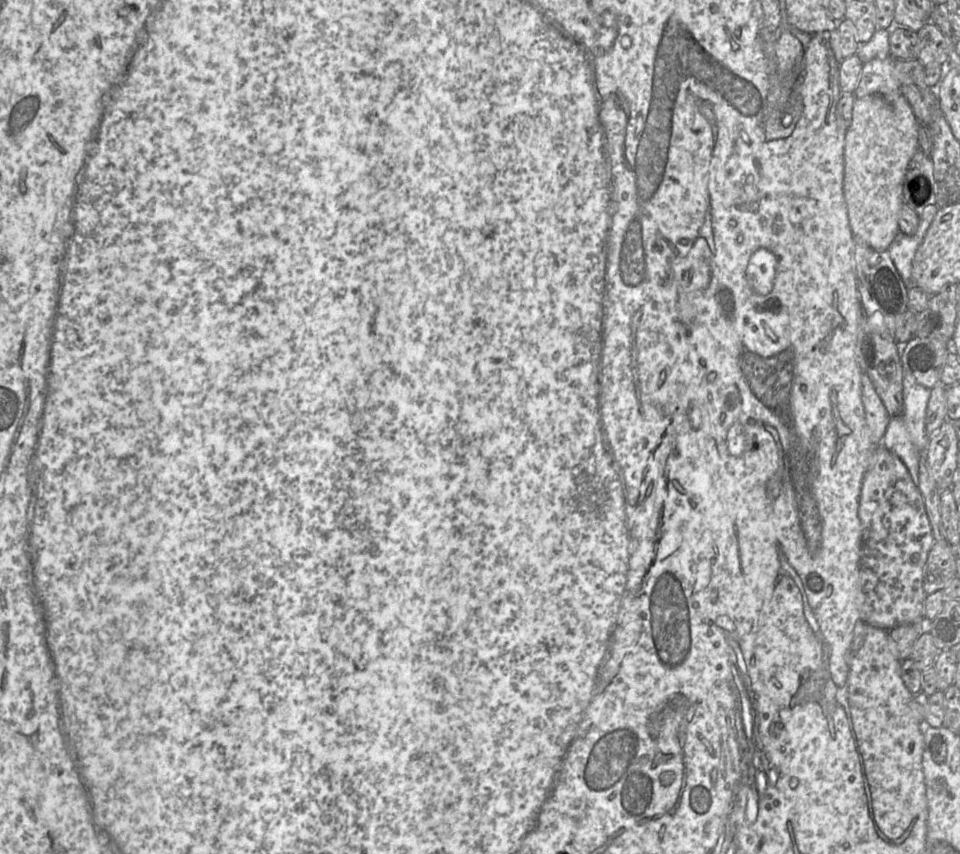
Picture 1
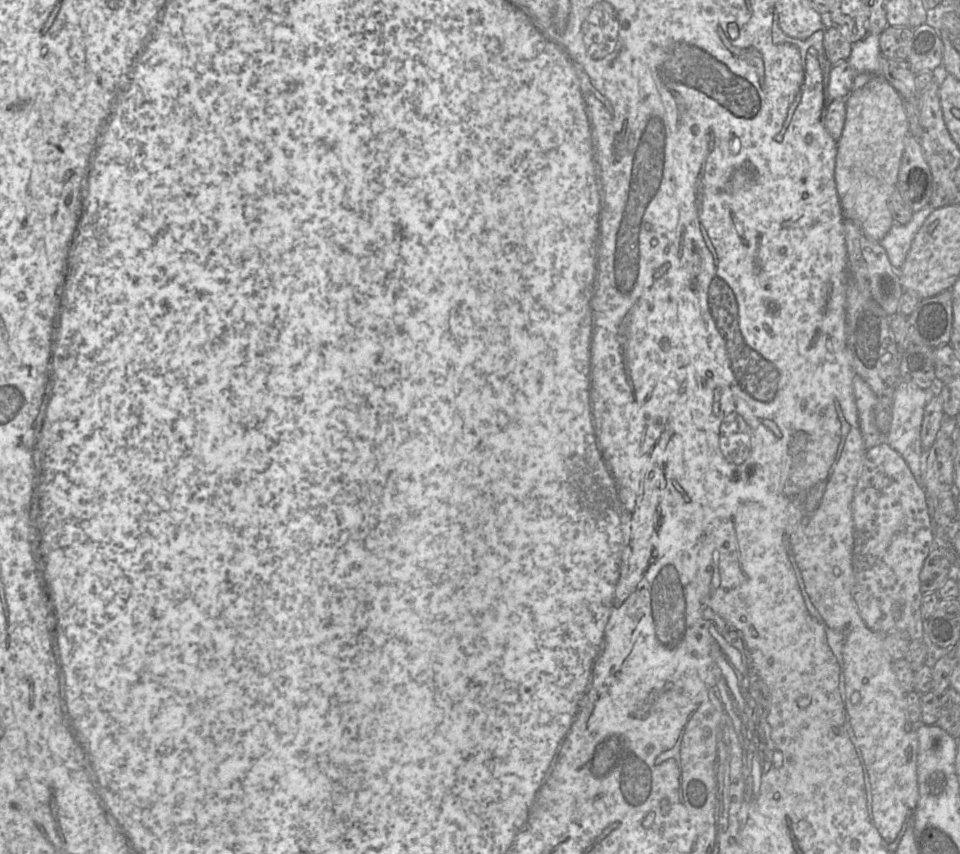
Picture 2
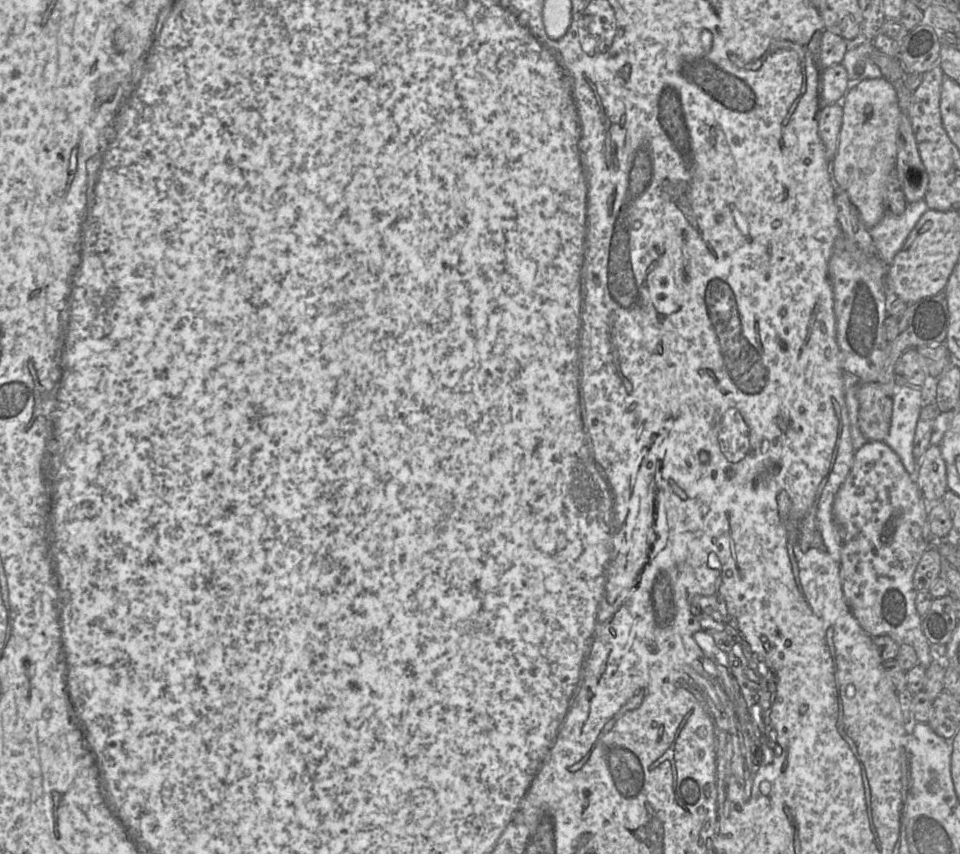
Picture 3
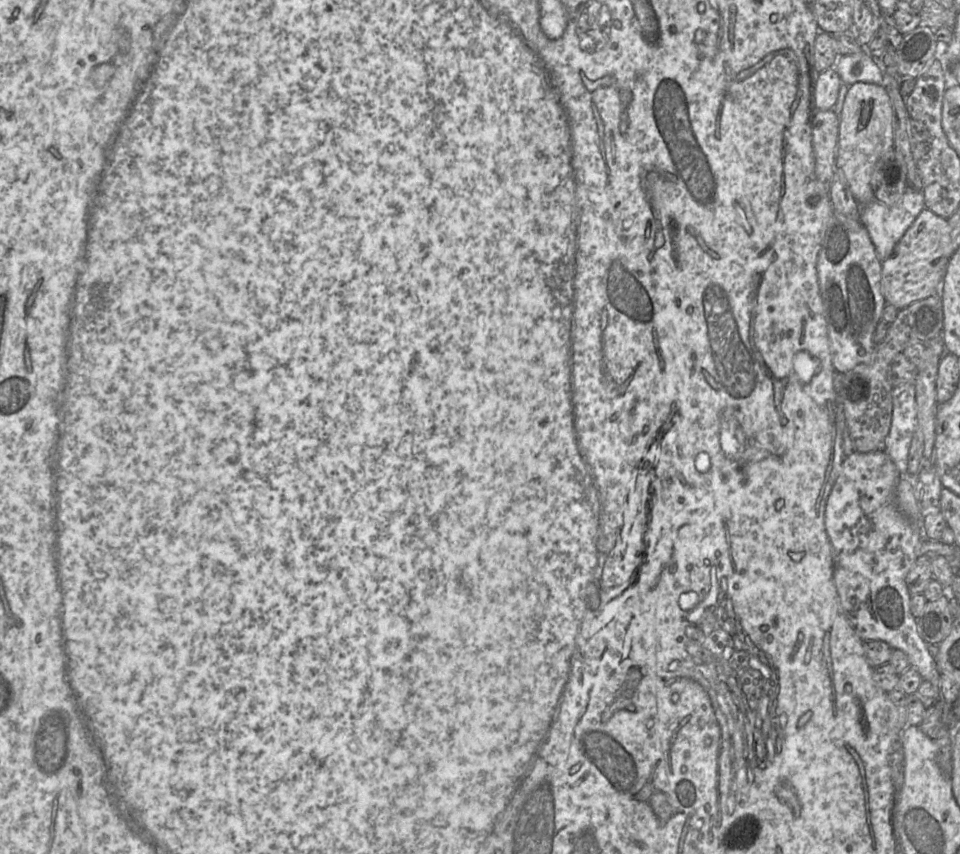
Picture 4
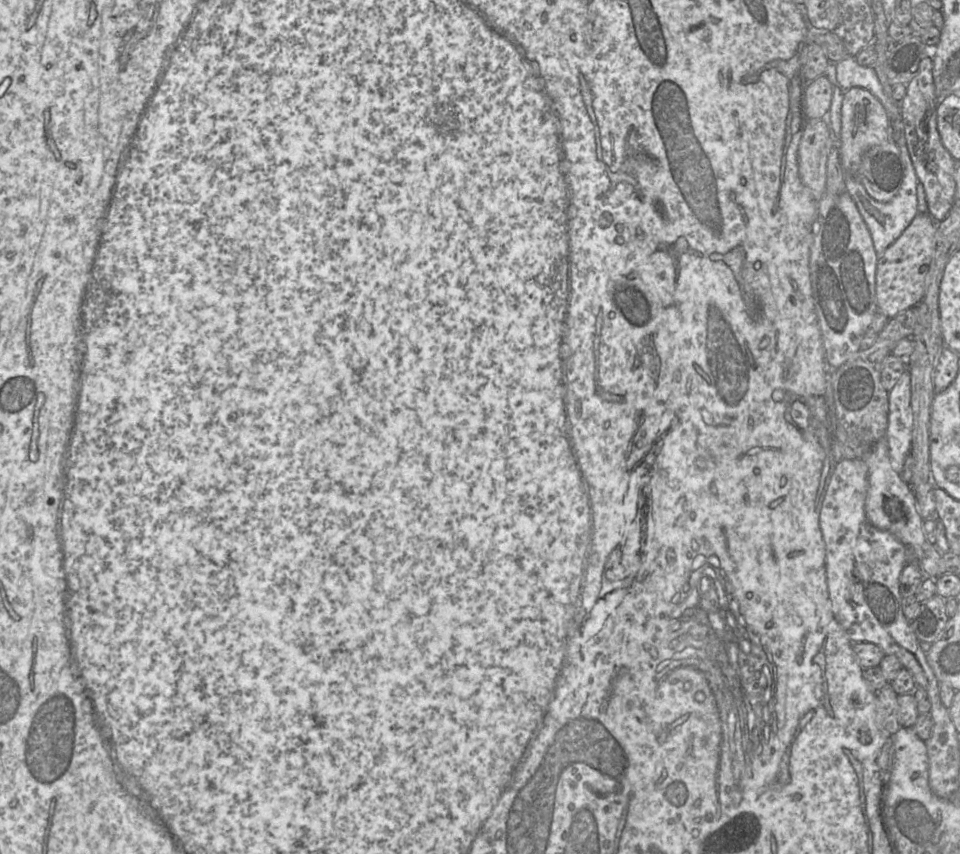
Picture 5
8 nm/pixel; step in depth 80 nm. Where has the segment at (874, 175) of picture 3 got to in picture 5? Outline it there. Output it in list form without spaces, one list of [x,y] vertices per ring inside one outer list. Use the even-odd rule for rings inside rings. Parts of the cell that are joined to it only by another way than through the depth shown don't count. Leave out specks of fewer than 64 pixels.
[[[861,87],[845,90],[841,110],[841,134],[838,142],[844,171],[857,174],[864,152],[889,140],[891,140],[891,122],[879,99],[869,90]]]

